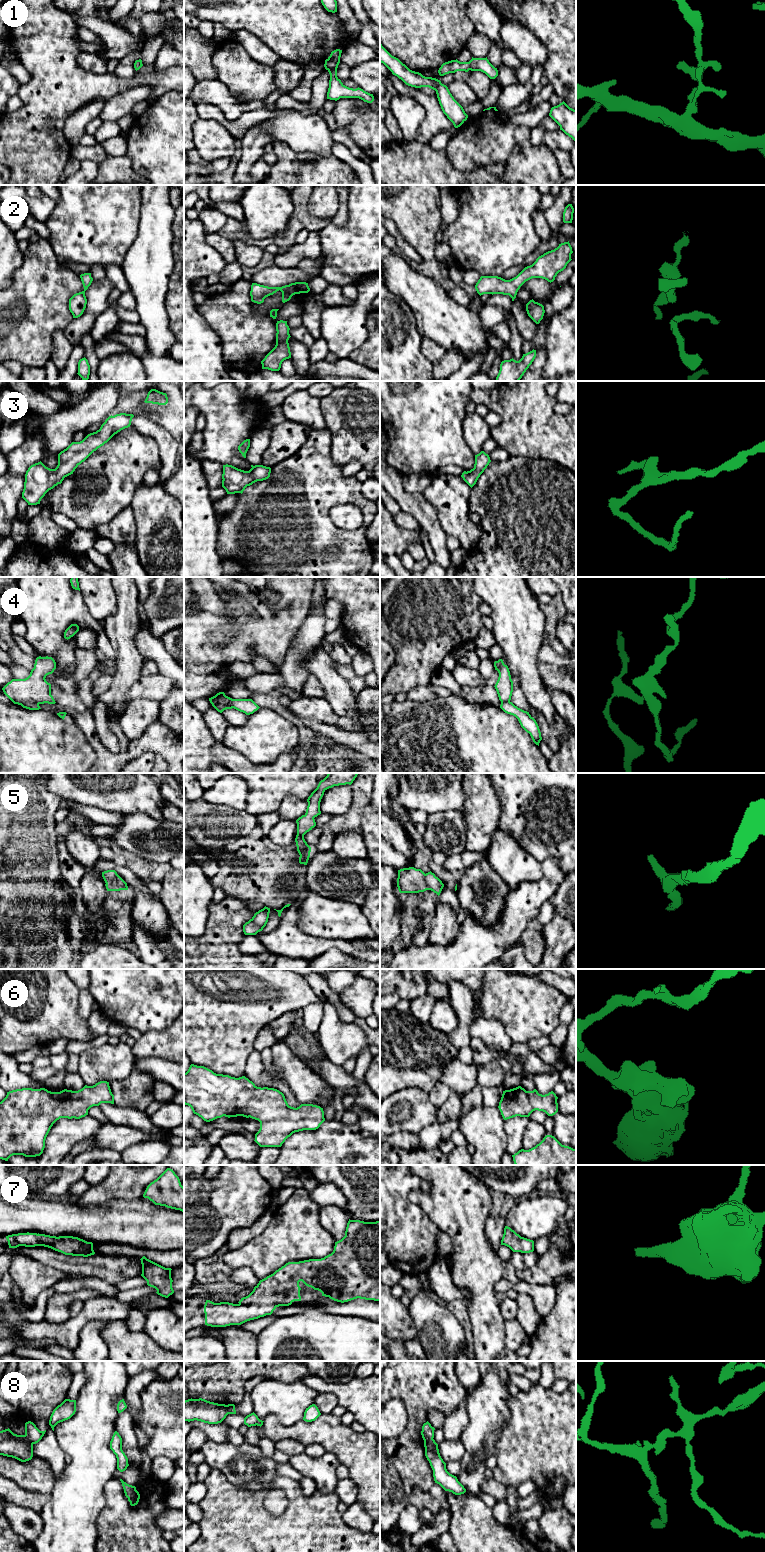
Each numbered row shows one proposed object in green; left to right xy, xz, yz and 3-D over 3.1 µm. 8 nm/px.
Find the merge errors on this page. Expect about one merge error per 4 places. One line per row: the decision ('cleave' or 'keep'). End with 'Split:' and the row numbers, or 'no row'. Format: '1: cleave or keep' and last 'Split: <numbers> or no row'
1: keep
2: keep
3: keep
4: cleave
5: keep
6: keep
7: keep
8: cleave
Split: 4, 8

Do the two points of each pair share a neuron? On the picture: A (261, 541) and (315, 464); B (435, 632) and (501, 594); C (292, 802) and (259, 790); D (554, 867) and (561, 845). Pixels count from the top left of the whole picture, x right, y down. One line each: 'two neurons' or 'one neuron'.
A: one neuron
B: two neurons
C: two neurons
D: two neurons

